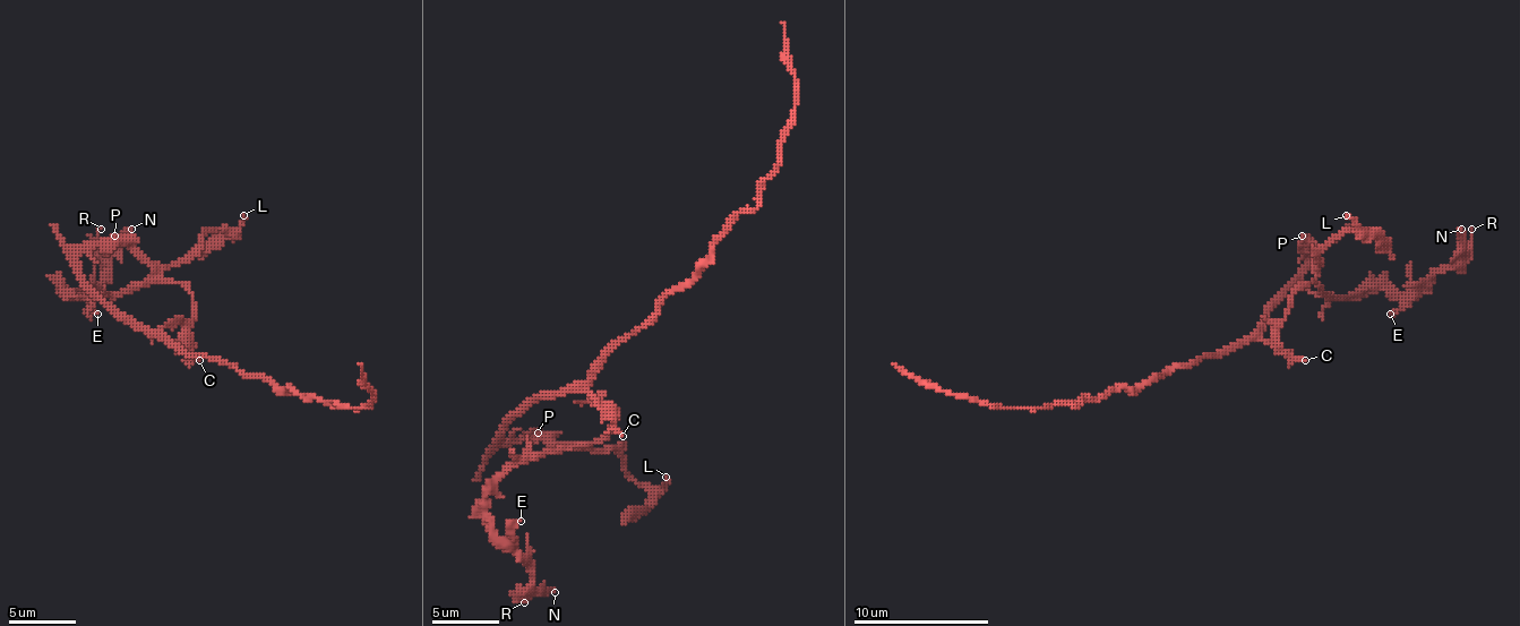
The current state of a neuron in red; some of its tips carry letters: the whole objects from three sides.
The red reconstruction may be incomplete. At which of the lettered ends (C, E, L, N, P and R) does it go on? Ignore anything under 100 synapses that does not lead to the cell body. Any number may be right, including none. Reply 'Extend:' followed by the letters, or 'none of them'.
Extend: none of them

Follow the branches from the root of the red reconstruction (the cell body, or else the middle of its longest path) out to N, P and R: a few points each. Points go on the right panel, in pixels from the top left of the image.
N: (1225, 353), (1269, 340), (1305, 283), (1329, 297), (1417, 293), (1461, 253), (1461, 229)
P: (1225, 353), (1252, 340), (1269, 340), (1286, 316), (1289, 300), (1315, 276), (1315, 249), (1302, 236)
R: (1225, 353), (1269, 340), (1305, 283), (1329, 297), (1417, 293), (1471, 246), (1471, 229)

